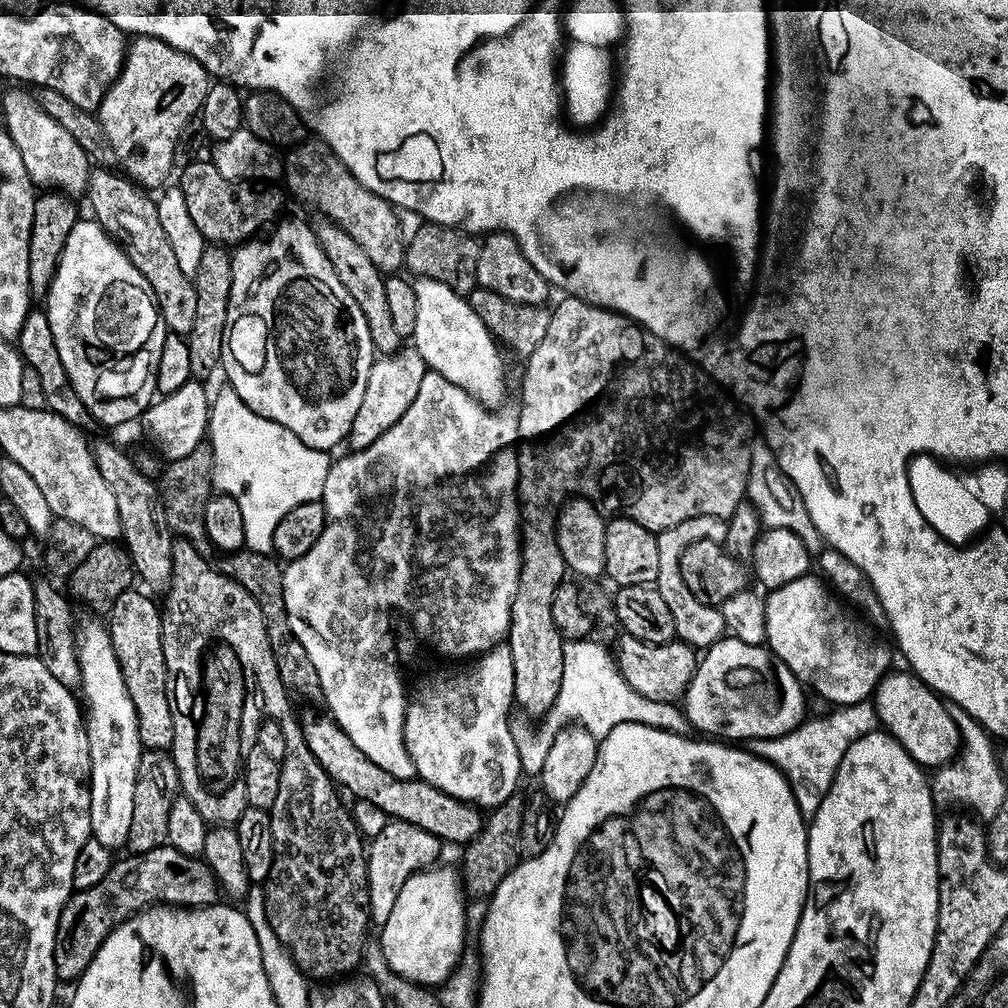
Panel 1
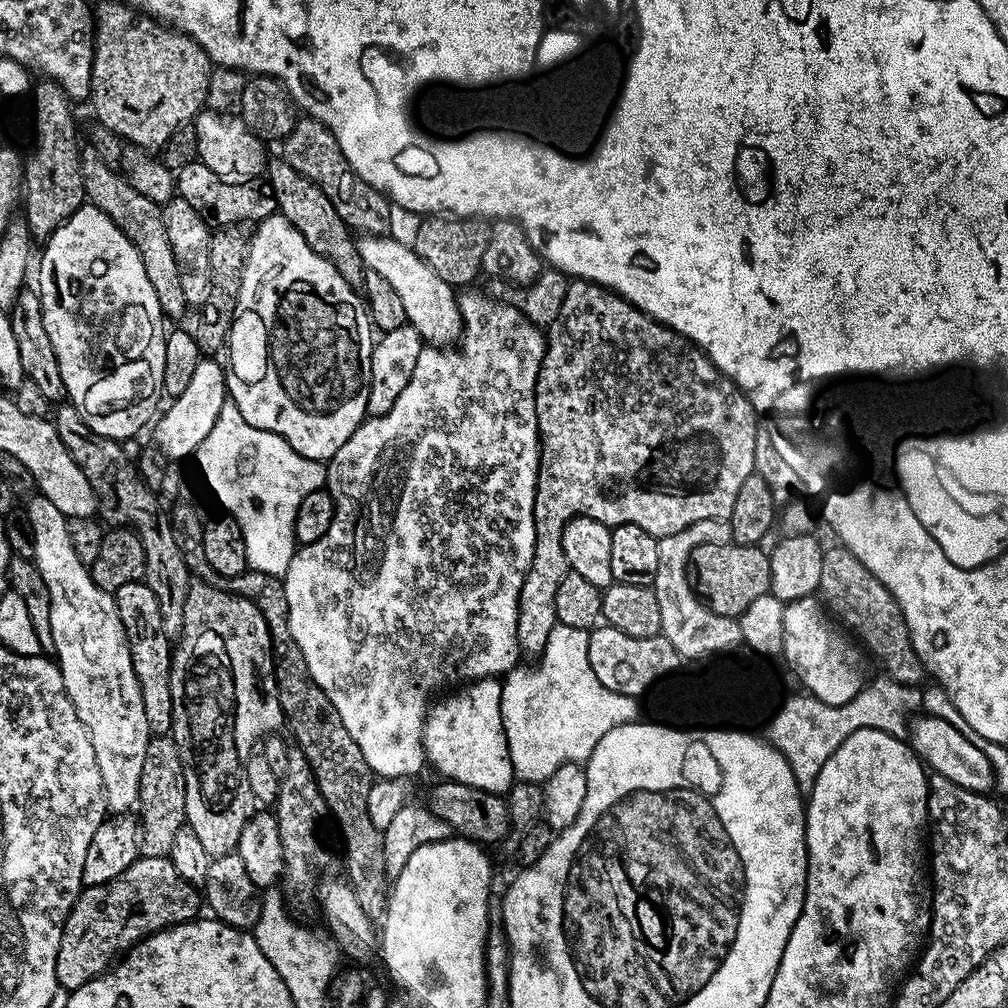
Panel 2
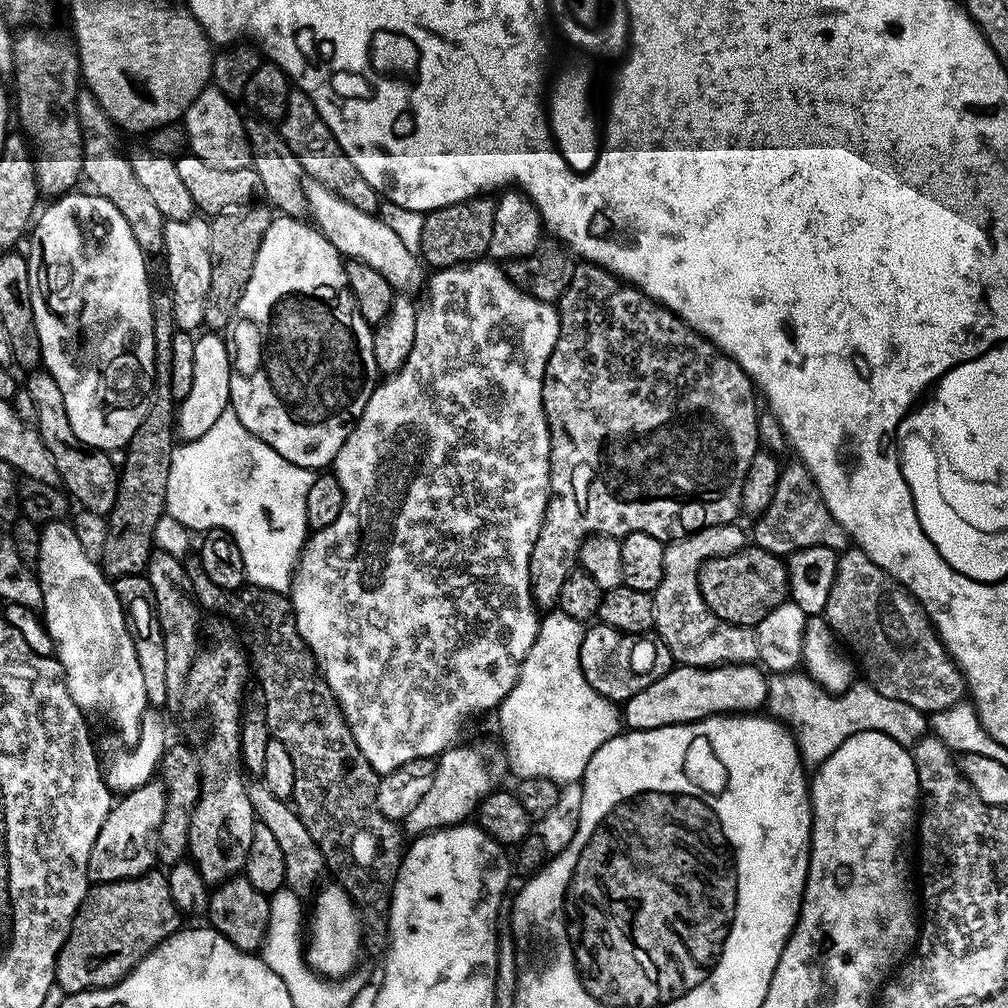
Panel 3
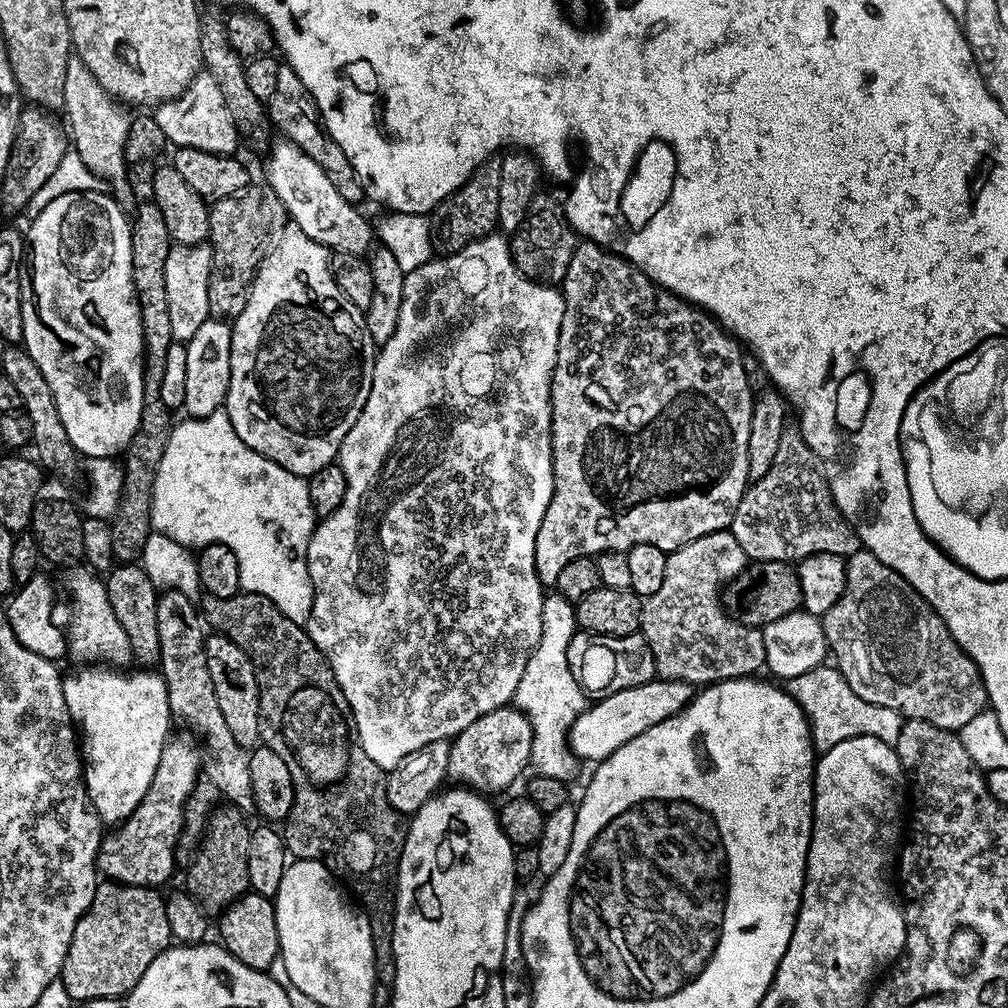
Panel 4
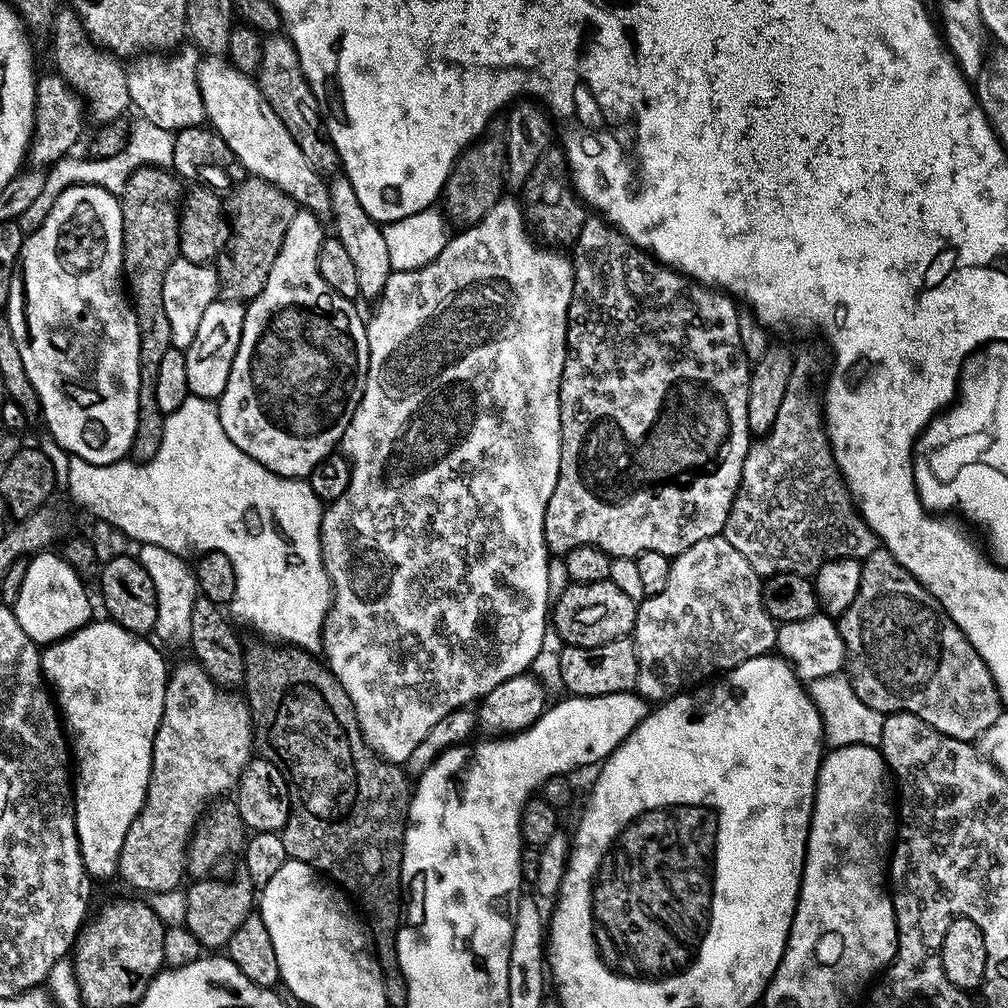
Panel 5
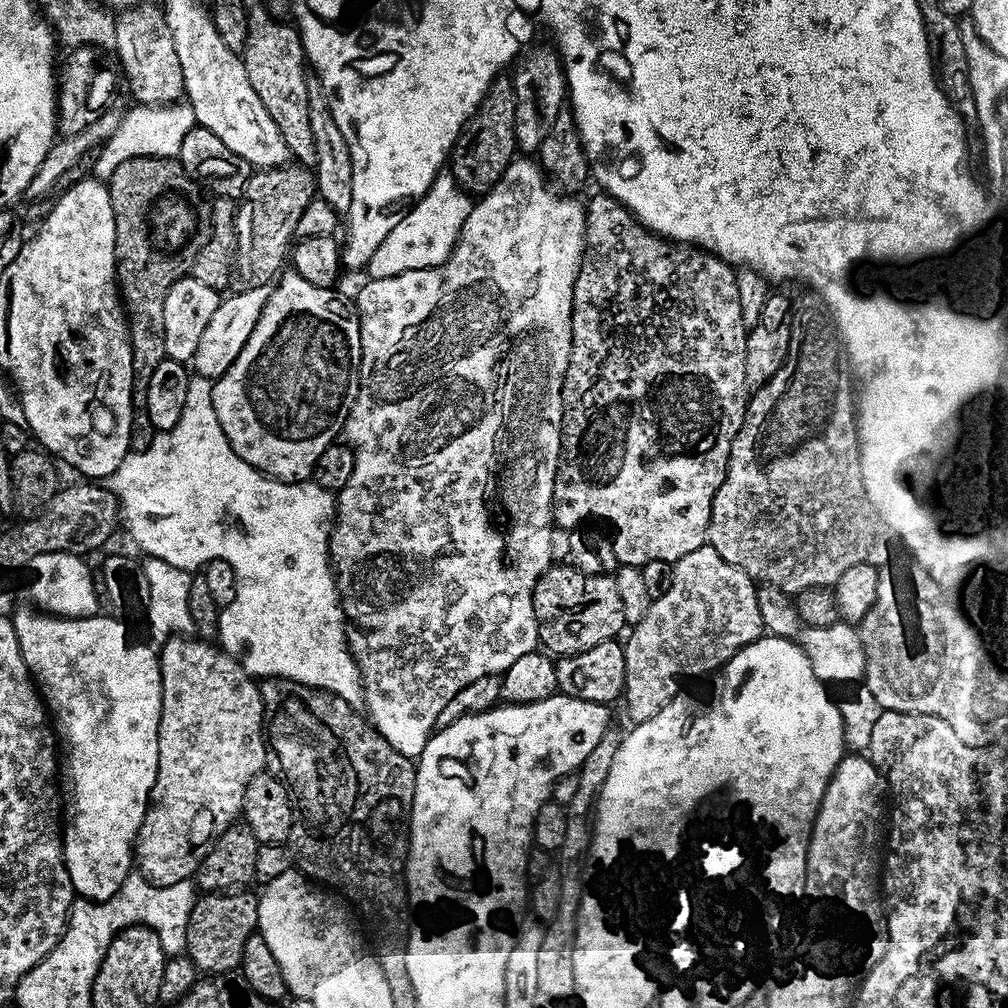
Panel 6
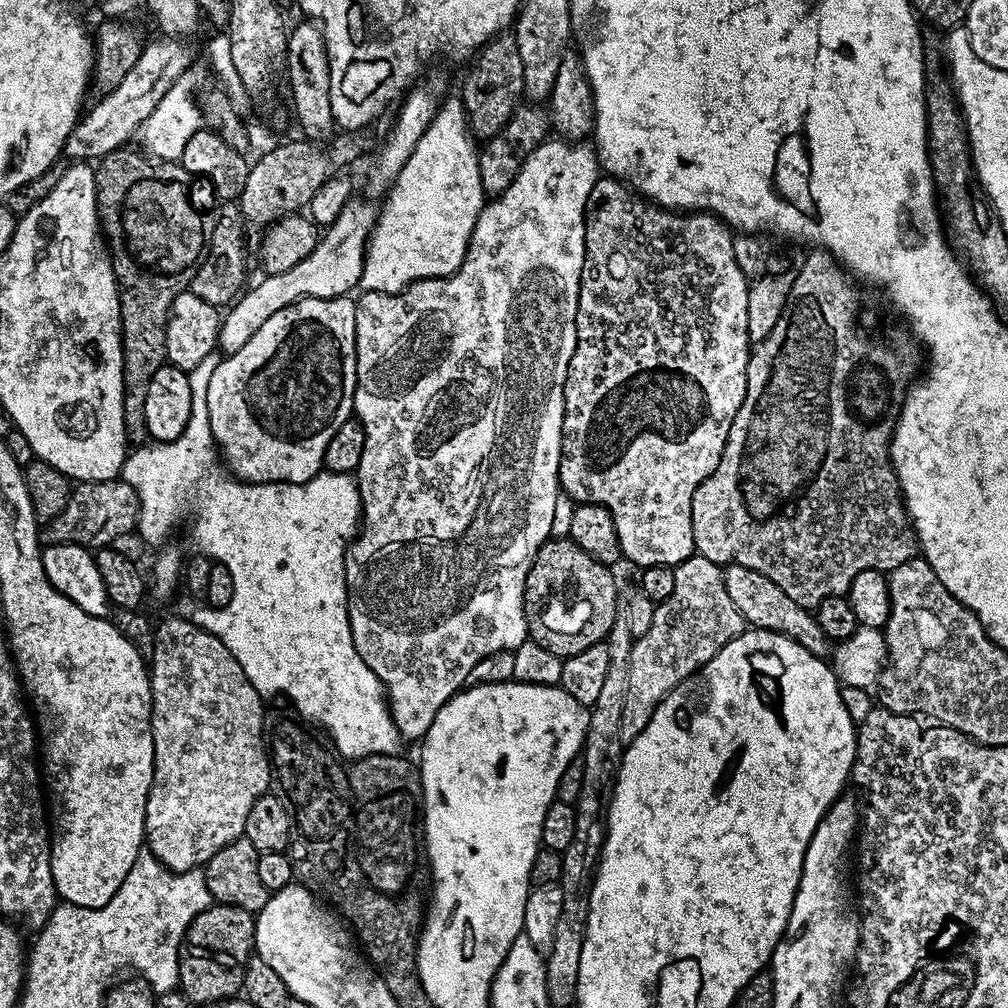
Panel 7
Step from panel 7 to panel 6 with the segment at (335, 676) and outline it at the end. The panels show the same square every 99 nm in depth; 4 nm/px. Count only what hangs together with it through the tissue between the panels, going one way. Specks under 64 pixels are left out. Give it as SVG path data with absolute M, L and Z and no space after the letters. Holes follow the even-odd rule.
M193 375L188 381L186 406L182 406L182 418L178 418L178 422L170 430L157 432L156 437L153 438L146 450L129 451L128 455L122 458L118 467L107 476L106 487L115 494L116 501L120 503L123 531L129 532L138 541L140 551L145 557L161 559L163 562L181 566L191 566L190 564L203 566L212 560L225 560L230 562L230 566L234 566L234 574L238 578L238 594L232 604L227 604L225 608L220 609L218 644L235 660L239 660L240 665L247 670L249 676L293 680L311 688L318 688L321 692L334 694L345 700L347 704L363 705L364 683L360 681L360 671L354 662L352 653L348 650L344 609L340 602L340 593L336 591L336 578L328 554L328 539L332 536L332 526L336 519L337 497L322 486L318 486L311 479L299 482L274 480L246 463L230 446L230 442L218 422L218 414L214 414L212 386L213 381L209 377Z

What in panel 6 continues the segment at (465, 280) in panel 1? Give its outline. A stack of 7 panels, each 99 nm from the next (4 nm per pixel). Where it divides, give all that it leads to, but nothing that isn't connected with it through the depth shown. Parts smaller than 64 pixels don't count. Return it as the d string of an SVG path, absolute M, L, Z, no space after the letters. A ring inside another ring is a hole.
M504 74L497 75L488 87L484 100L477 106L476 113L464 125L464 130L450 153L450 175L465 192L483 194L491 190L492 185L499 182L500 176L517 155L514 134L515 101L511 79Z

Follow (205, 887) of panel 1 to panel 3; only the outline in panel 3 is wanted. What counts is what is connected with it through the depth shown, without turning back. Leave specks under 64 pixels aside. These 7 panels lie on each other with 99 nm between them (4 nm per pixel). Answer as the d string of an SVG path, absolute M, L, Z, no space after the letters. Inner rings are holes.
M163 871L143 872L129 880L89 887L56 959L56 984L66 994L114 986L130 975L146 954L177 932L180 919L182 913L174 904Z

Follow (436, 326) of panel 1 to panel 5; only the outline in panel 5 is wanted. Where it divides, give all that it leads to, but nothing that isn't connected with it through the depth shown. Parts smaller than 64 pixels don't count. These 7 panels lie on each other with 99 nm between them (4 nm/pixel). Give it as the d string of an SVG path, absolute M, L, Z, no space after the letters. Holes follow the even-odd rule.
M204 58L199 61L196 69L196 81L202 94L204 103L204 114L207 123L213 132L216 132L234 150L234 154L240 160L240 165L244 167L245 173L253 177L268 180L271 184L281 188L287 196L292 197L301 209L317 214L324 214L329 211L329 185L322 179L321 173L313 168L312 164L304 155L302 150L298 150L298 142L290 138L290 130L282 126L278 114L270 110L270 102L260 92L260 86L249 73L240 72L224 58Z

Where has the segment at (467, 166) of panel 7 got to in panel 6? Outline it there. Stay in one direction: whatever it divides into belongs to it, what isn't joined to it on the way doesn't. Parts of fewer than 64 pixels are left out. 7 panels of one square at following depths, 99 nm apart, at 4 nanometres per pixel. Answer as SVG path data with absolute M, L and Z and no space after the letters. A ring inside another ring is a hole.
M450 174L437 176L436 181L428 188L427 194L415 201L397 219L394 230L386 234L386 238L370 258L366 269L367 275L377 280L394 274L402 274L406 270L433 268L446 262L456 240L460 237L460 231L472 206L473 201L469 193L456 183L453 176Z

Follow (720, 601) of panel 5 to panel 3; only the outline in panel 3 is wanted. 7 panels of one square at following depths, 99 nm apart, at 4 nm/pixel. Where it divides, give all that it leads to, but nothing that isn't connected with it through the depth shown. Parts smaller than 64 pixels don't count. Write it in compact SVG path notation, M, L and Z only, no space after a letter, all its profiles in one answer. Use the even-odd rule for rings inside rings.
M739 523L719 524L703 528L680 540L671 541L664 549L664 569L662 570L662 582L657 586L652 596L654 606L655 635L661 644L668 647L673 661L677 665L690 668L714 668L722 664L750 664L758 657L758 642L752 628L739 628L737 624L728 624L722 618L718 618L706 606L702 594L698 590L698 570L710 558L734 554L740 548L745 547L746 532L739 528Z

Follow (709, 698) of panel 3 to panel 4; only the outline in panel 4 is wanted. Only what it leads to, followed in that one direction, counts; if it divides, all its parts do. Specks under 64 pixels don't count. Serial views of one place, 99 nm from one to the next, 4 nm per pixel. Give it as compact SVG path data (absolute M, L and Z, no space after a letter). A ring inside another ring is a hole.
M654 678L642 686L630 686L630 690L618 690L597 699L573 722L570 733L571 750L581 761L602 761L614 754L618 746L626 746L630 738L638 738L642 730L650 730L650 726L658 726L658 722L666 722L666 718L678 714L692 701L693 695L693 685L684 680Z

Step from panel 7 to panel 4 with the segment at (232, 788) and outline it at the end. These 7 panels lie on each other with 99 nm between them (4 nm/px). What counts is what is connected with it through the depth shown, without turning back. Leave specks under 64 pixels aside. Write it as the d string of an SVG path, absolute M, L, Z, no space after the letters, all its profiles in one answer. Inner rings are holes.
M176 738L169 739L168 743L164 745L162 750L162 758L158 758L158 770L154 770L154 782L150 782L150 790L146 790L146 794L142 798L142 802L137 806L127 818L124 819L124 823L113 827L112 832L103 837L100 842L100 853L96 855L96 866L101 877L107 878L109 881L117 884L137 884L143 888L159 889L160 884L164 884L172 876L172 868L177 867L176 863L176 843L180 837L180 827L184 821L184 807L186 806L186 798L190 798L190 790L194 790L194 782L198 779L202 772L202 752L198 747L197 741L192 740L176 740Z

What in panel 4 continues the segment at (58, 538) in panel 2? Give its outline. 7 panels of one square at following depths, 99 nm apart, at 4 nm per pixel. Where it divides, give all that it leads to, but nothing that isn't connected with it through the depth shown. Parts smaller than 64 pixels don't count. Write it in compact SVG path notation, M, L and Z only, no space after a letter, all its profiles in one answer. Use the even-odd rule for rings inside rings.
M84 566L69 567L66 573L68 577L64 584L72 599L72 617L66 623L67 659L77 660L75 663L80 666L124 666L120 664L129 663L132 660L130 638L126 638L122 622L118 622L118 617L110 606L105 581Z

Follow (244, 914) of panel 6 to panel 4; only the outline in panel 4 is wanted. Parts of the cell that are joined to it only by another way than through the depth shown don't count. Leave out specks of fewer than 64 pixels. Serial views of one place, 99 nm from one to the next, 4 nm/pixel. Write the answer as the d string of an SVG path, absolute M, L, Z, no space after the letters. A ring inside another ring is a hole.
M231 806L217 807L208 819L208 826L196 850L196 856L187 865L186 891L205 913L219 914L249 891L246 854L250 850L250 828L249 825L244 825L244 816L241 809Z

